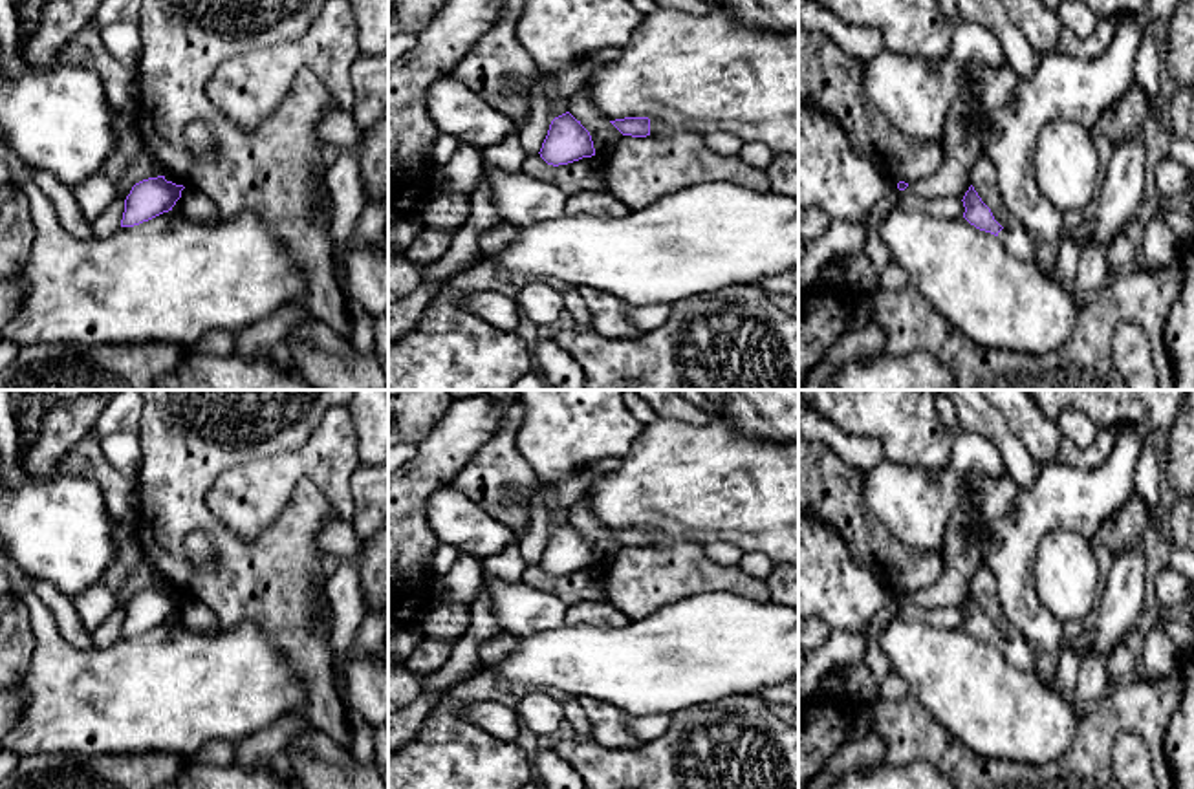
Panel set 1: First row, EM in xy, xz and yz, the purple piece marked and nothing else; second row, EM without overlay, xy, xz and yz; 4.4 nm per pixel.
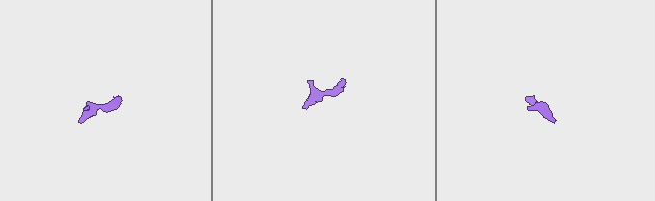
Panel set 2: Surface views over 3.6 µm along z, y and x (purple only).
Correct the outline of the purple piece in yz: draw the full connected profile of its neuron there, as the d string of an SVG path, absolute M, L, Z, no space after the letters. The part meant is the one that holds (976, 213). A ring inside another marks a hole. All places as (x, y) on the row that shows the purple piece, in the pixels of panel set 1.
M971 185L963 196L963 218L980 231L994 234L1018 260L1037 260L1037 249L1029 232L1022 229L1007 231L993 216Z

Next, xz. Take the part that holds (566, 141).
M570 112L555 117L540 148L540 157L553 167L595 156L590 132Z

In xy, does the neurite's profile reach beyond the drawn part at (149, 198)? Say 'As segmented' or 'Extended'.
As segmented

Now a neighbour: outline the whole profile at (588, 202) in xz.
M582 190L579 194L568 196L566 214L592 214L592 216L626 216L630 209L615 198L610 190Z

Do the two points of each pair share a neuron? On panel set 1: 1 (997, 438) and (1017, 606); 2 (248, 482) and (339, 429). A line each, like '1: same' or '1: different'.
1: different
2: same

